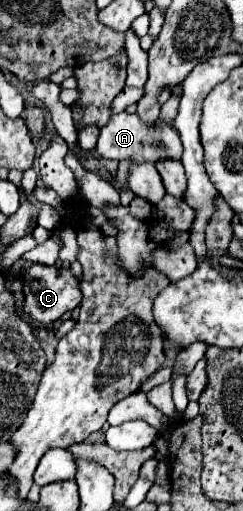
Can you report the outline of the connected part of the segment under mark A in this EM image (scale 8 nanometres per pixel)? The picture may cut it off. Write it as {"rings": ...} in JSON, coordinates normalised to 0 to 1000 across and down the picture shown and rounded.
{"rings":[[[490,221],[465,225],[449,233],[449,241],[432,249],[407,252],[407,272],[399,272],[399,299],[432,311],[531,311],[531,315],[654,315],[671,307],[745,307],[753,303],[753,288],[745,288],[745,272],[737,260],[720,256],[712,245],[671,245],[646,249],[621,245],[588,245],[580,233],[564,225],[531,225],[531,221]]]}

